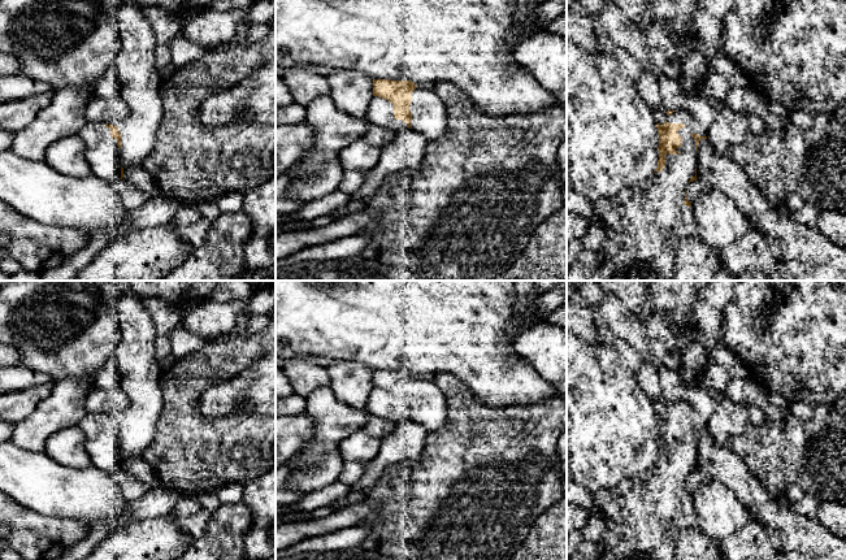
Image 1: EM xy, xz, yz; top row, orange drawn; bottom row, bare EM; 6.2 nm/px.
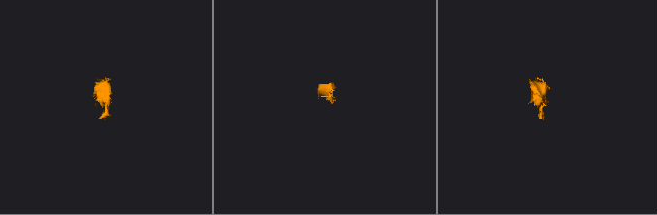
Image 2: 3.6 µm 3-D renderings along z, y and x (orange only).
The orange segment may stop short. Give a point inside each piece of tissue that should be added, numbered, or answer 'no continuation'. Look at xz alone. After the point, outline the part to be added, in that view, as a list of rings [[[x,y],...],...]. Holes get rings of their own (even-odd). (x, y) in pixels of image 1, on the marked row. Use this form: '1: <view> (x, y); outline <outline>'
1: xz (380, 112); outline [[[379,96],[370,99],[366,118],[372,125],[392,130],[396,134],[408,129],[404,121],[394,118],[394,105]]]

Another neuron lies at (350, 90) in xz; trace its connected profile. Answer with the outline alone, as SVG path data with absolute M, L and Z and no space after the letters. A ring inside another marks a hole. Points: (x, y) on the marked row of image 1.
M342 68L334 69L326 78L337 108L343 113L368 120L368 107L373 97L372 79L361 71Z

